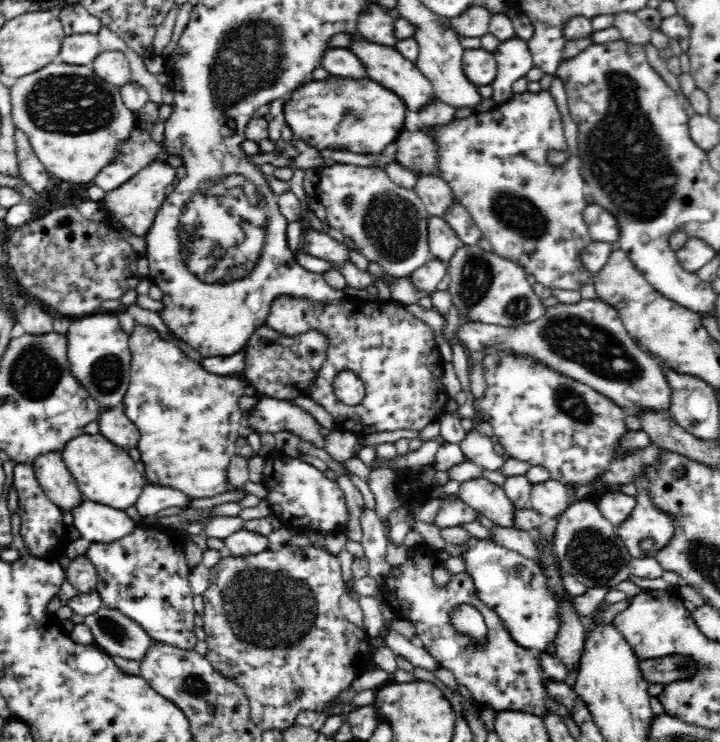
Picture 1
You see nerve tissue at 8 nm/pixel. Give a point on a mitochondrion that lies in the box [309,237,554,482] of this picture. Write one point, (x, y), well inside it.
(476, 274)

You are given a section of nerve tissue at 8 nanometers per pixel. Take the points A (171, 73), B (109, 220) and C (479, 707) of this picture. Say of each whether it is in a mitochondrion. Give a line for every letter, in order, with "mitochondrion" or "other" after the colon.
A: other
B: other
C: other

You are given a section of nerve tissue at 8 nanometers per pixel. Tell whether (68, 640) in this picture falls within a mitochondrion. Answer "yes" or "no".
no

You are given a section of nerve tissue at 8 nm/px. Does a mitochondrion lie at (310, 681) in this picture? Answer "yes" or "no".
no

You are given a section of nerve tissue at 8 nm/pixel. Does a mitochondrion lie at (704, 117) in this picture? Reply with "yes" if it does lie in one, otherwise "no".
no

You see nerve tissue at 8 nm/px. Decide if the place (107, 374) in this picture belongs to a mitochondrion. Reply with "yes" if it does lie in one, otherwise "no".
yes

